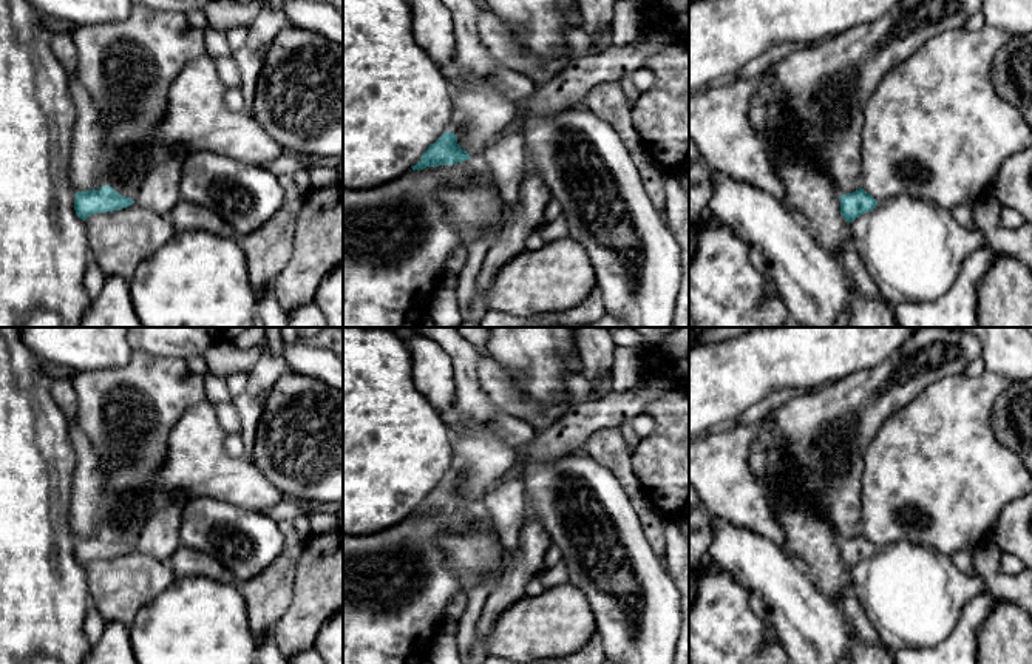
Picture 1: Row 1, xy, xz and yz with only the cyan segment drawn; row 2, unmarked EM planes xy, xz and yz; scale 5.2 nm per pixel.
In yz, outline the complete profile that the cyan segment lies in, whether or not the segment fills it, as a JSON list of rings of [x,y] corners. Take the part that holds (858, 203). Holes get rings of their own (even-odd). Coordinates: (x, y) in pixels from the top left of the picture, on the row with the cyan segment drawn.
[[[862,187],[853,193],[840,195],[840,215],[845,221],[853,222],[864,213],[876,208],[878,201]]]

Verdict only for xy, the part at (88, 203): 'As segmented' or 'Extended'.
As segmented

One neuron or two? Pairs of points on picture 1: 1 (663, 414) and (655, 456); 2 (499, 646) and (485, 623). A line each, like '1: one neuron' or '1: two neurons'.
1: one neuron
2: two neurons

